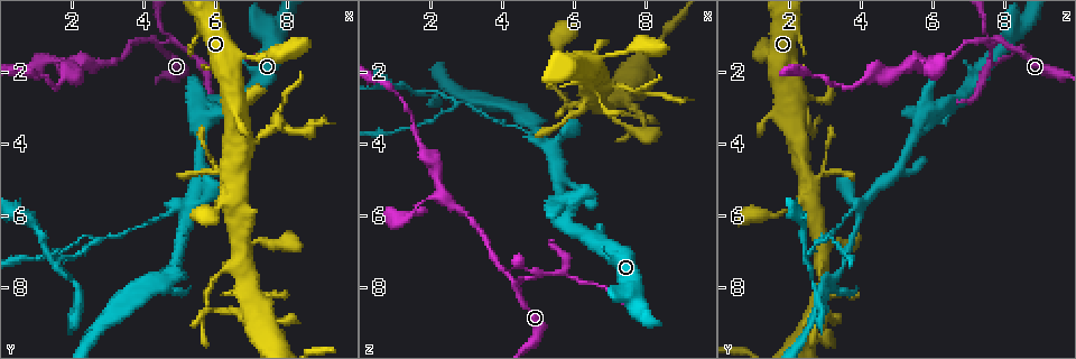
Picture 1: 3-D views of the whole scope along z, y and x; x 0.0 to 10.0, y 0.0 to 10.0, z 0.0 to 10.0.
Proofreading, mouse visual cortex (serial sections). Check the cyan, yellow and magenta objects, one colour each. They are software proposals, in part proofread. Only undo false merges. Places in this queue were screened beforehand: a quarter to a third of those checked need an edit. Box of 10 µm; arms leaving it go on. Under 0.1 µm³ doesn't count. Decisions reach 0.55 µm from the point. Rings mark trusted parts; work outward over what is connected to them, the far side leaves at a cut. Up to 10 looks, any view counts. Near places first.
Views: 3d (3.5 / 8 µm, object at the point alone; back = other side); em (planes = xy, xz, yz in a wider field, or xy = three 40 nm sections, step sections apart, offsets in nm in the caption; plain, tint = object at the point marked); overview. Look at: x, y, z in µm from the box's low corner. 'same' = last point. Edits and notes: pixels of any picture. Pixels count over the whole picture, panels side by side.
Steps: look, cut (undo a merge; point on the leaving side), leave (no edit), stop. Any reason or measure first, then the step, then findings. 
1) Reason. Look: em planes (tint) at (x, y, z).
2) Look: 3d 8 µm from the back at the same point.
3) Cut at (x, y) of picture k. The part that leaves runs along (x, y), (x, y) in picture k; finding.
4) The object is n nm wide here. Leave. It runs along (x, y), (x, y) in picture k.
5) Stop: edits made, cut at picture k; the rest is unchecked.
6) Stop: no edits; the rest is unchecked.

Branch point. Look: 3d 3.5 µm at (4.45, 1.20, 7.95).

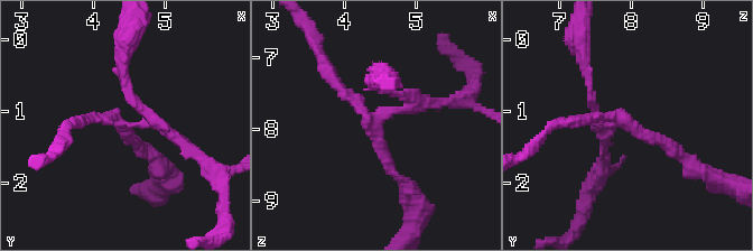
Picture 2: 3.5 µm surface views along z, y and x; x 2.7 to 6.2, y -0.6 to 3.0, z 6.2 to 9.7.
3 arms meet here; the arms are 150, 150, 200 nm wide. Look: em xy step 3 (tint) at (4.40, 1.15, 7.90).

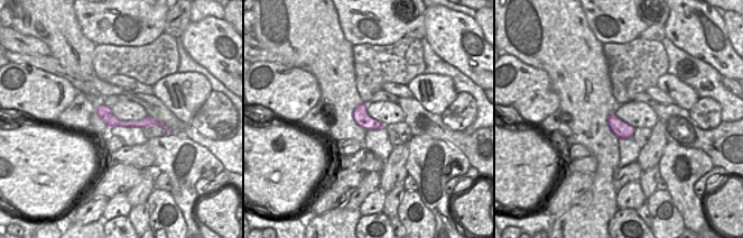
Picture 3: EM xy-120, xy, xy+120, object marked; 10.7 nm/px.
The object is 160 nm wide here. Cut at (126, 87) of picture 2. The part that leaves runs along (131, 123), (159, 123), (217, 178) in picture 2; two cells meet here.

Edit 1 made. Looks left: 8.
Calibre changes. Look: 3d 3.5 µm at (1.60, 1.75, 5.85).

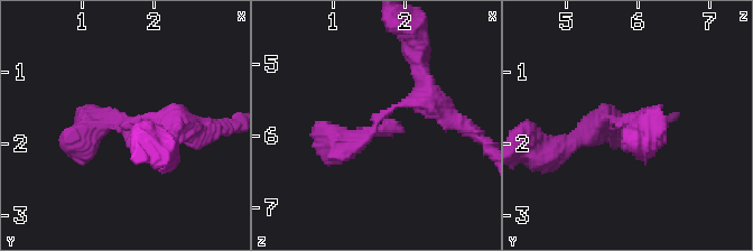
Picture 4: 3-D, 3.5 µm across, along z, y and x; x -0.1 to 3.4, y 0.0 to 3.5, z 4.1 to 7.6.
Need the tissue. Look: em xy step 3 (tint) at (1.55, 1.70, 5.90).

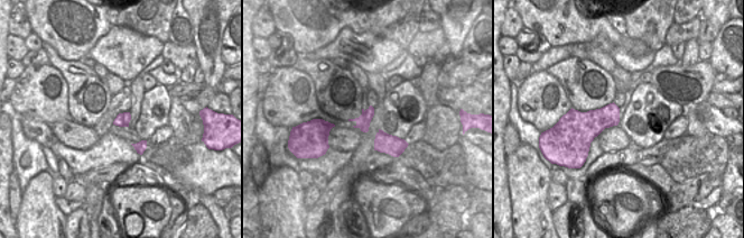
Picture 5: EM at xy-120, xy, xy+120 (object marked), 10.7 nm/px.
Leave. It runs along (180, 122), (98, 122), (64, 142) in picture 4; one cell here.

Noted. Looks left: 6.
Sharp bend. Look: 3d 3.5 µm at (5.30, 5.80, 4.10).

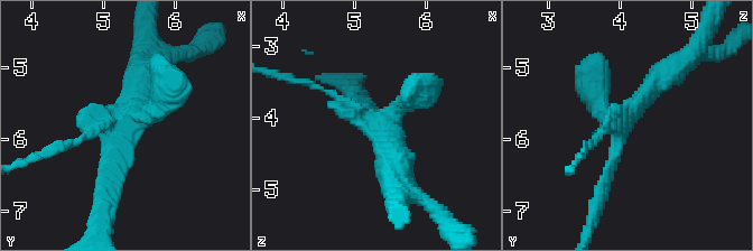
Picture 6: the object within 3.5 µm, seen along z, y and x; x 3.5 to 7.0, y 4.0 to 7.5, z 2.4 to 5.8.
Now the EM. Look: em xy step 2 (plain) at (5.30, 5.70, 4.05).

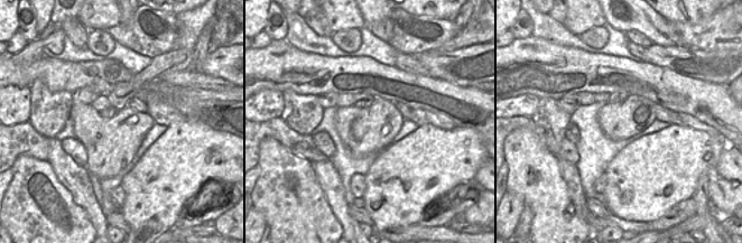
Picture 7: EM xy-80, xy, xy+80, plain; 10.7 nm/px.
Look: em xy step 2 (tint) at the same point.

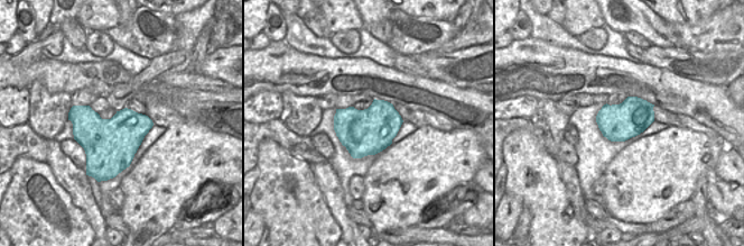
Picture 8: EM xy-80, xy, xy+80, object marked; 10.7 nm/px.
Cut at (59, 145) of picture 6. The part that leaves runs along (91, 131), (56, 151), (29, 158) in picture 6; two cells meet here.

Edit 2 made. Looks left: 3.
Stop: edits made, cut at picture 2, cut at picture 6; the rest is unchecked.

